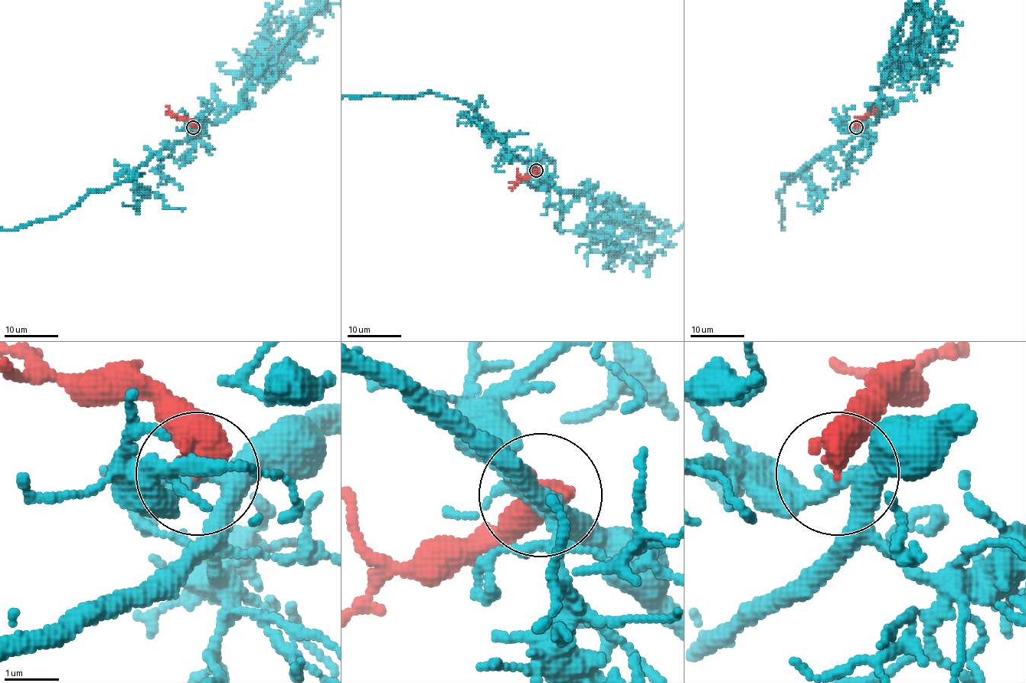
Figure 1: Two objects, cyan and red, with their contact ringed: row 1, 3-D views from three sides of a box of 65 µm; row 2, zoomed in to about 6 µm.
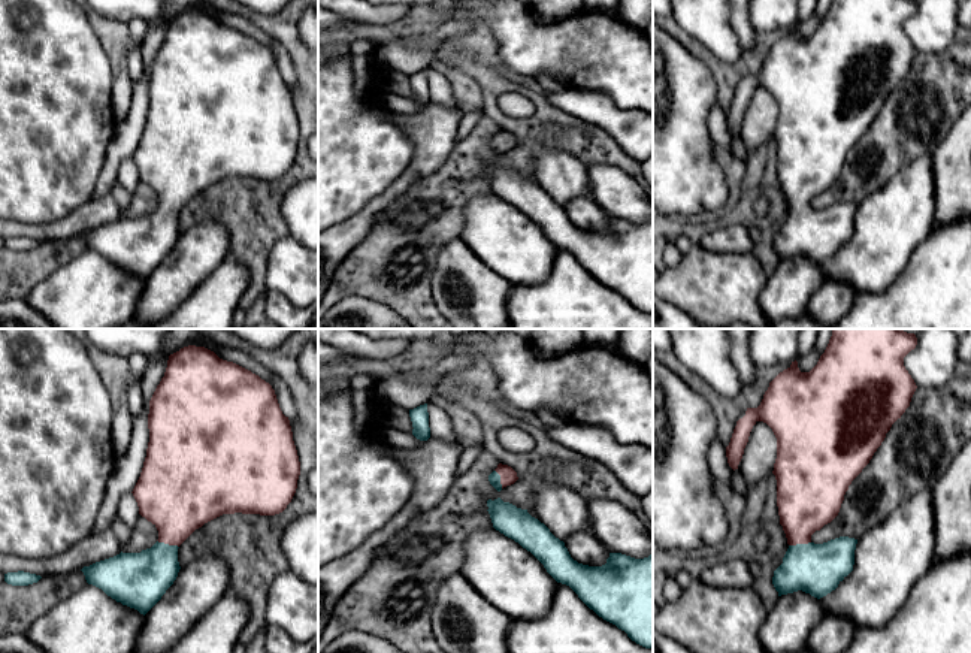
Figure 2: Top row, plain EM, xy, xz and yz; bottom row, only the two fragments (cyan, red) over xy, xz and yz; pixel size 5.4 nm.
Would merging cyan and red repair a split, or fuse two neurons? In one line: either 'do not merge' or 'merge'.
merge

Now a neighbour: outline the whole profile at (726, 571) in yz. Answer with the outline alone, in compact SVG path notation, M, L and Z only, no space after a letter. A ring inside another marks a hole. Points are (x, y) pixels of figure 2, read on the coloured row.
M730 554L714 557L695 571L696 577L714 587L753 587L754 578L748 563Z

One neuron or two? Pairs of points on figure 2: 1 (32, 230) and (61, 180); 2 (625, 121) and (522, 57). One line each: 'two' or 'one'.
1: two
2: two

